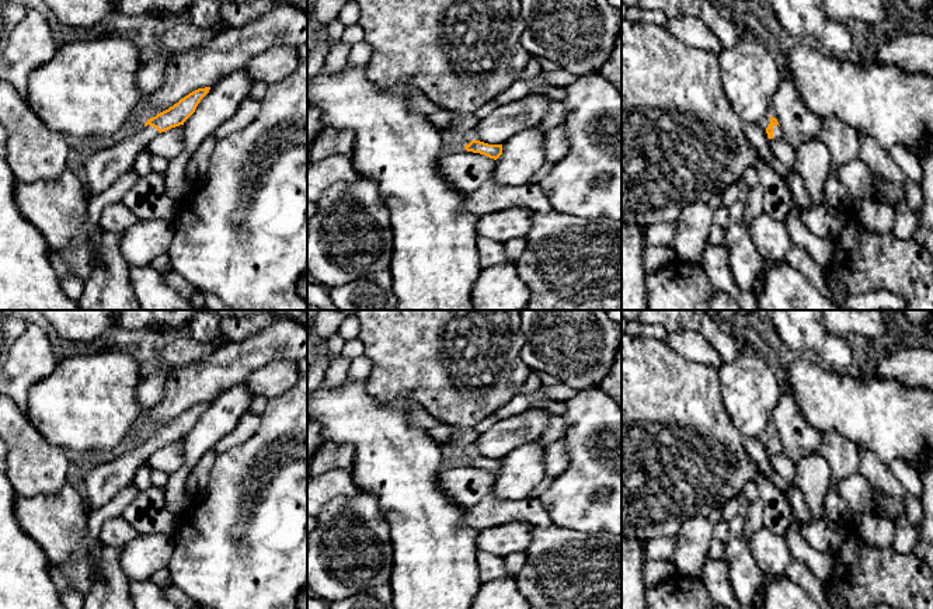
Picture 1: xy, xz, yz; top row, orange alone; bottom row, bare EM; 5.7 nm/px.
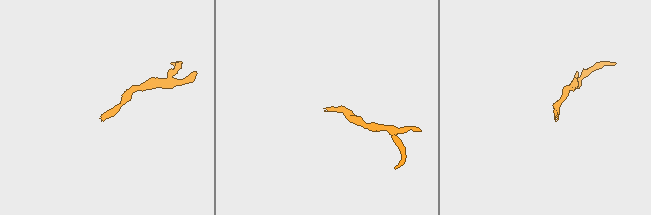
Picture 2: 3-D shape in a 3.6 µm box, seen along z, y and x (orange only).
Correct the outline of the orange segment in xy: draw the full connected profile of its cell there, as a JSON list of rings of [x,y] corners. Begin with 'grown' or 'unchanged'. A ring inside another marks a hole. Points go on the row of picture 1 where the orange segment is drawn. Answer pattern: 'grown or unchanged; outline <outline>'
grown; outline [[[205,87],[189,93],[168,109],[147,119],[145,126],[133,136],[88,154],[84,159],[84,187],[88,199],[109,188],[123,173],[135,168],[137,156],[154,136],[184,125],[209,90],[210,87]]]

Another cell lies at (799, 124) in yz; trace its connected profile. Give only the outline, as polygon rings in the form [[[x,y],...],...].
[[[786,76],[772,98],[770,116],[777,119],[783,139],[794,149],[818,139],[819,116],[804,104],[794,83]]]

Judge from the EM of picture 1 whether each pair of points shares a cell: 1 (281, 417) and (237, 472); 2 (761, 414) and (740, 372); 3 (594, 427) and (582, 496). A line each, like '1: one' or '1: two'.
1: one
2: one
3: one

